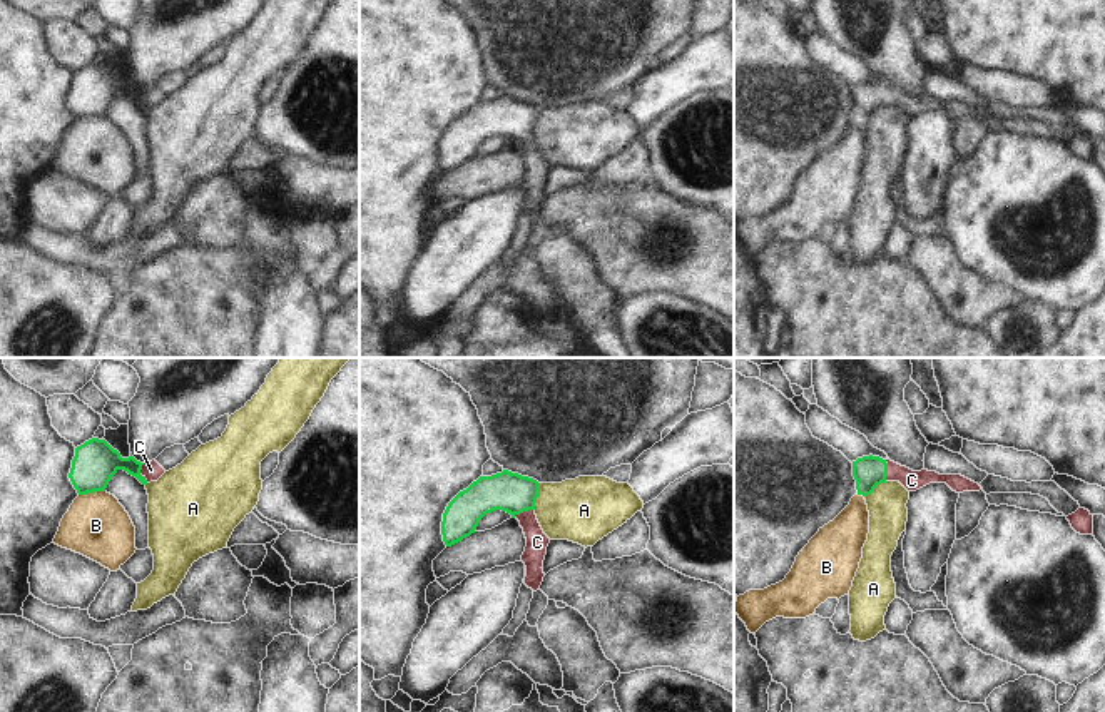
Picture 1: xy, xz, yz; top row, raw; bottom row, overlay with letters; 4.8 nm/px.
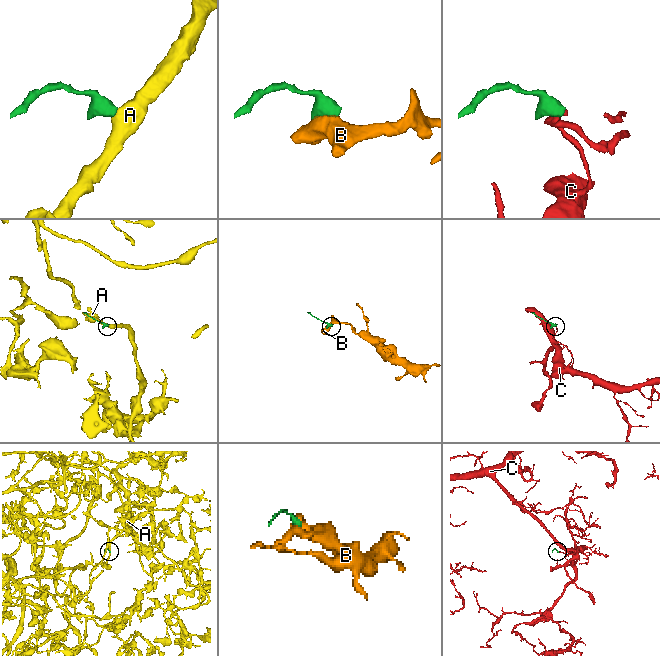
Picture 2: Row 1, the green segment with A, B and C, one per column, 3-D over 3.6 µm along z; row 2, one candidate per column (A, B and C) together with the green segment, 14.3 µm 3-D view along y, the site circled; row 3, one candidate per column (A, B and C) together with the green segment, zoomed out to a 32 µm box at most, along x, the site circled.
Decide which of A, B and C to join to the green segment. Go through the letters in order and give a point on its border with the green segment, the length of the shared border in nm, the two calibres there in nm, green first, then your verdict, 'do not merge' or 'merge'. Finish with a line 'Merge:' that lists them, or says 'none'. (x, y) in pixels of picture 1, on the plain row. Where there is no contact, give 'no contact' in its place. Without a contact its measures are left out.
A: meets green in xz at (537, 122); contact 130 nm long; 190 nm thick on the green side, 320 nm on the other; do not merge
B: meets green in xy at (91, 117); contact 130 nm long; 220 nm thick on the green side, 300 nm on the other; do not merge
C: meets green in xz at (524, 136); contact 110 nm long; 190 nm thick on the green side, 110 nm on the other; merge
Merge: C

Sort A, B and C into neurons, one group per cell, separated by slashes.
A / B / C

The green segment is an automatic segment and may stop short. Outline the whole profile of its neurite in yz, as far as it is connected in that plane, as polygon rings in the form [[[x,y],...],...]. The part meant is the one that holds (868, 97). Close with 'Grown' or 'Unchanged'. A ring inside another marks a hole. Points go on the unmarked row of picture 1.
[[[873,80],[853,87],[853,102],[858,120],[863,122],[871,120],[878,110],[886,107],[899,107],[908,117],[916,117],[929,109],[946,109],[956,119],[983,115],[978,109],[961,100],[940,100],[928,95],[913,97]]]. Grown.

